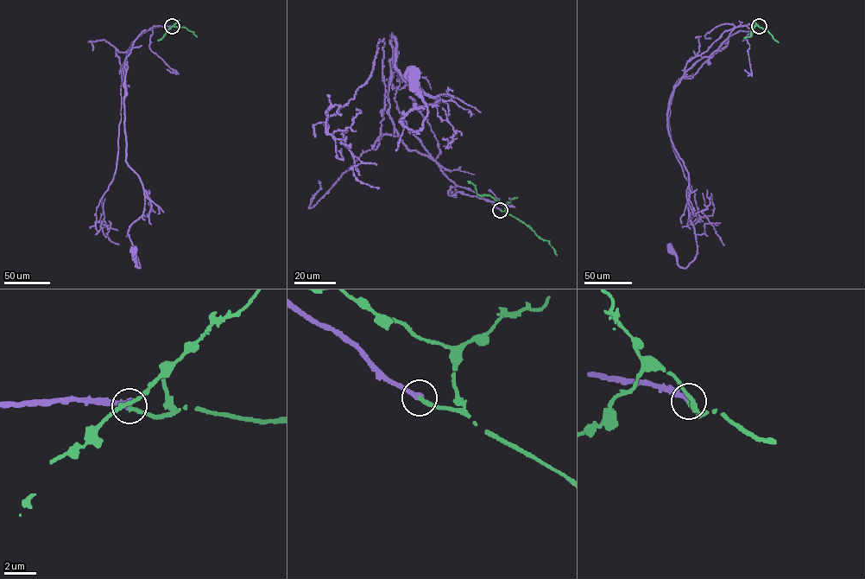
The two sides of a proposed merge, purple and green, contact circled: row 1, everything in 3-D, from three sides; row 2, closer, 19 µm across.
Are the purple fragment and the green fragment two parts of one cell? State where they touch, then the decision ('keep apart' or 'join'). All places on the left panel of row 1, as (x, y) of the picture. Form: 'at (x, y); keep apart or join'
at (172, 26); join

